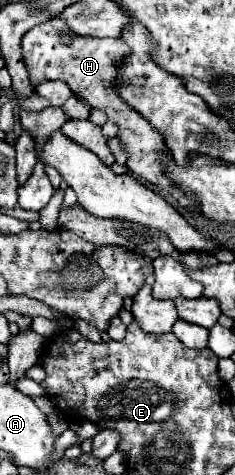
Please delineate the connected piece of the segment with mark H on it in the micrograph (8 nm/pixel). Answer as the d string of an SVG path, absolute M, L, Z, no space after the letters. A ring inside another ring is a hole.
M47 20L43 24L37 24L33 30L29 30L23 36L23 60L25 66L29 70L29 78L31 84L41 82L41 80L61 80L65 82L73 94L81 96L85 102L89 102L93 108L103 110L107 114L107 120L117 124L117 138L123 146L123 150L127 152L127 168L139 176L141 180L147 180L163 190L169 190L171 196L187 210L191 212L199 212L197 204L193 200L187 200L187 196L179 190L175 190L175 186L171 186L171 182L167 180L167 176L163 174L163 166L159 160L159 152L167 150L163 138L159 138L151 124L145 118L139 118L139 114L135 114L131 110L131 106L127 106L125 102L121 102L121 98L117 94L113 94L111 86L113 86L113 78L117 76L117 62L127 54L127 46L125 42L121 42L119 38L77 38L73 36L73 44L71 46L63 46L59 42L59 34L61 32L69 32L67 26L63 26L63 22L59 20Z

